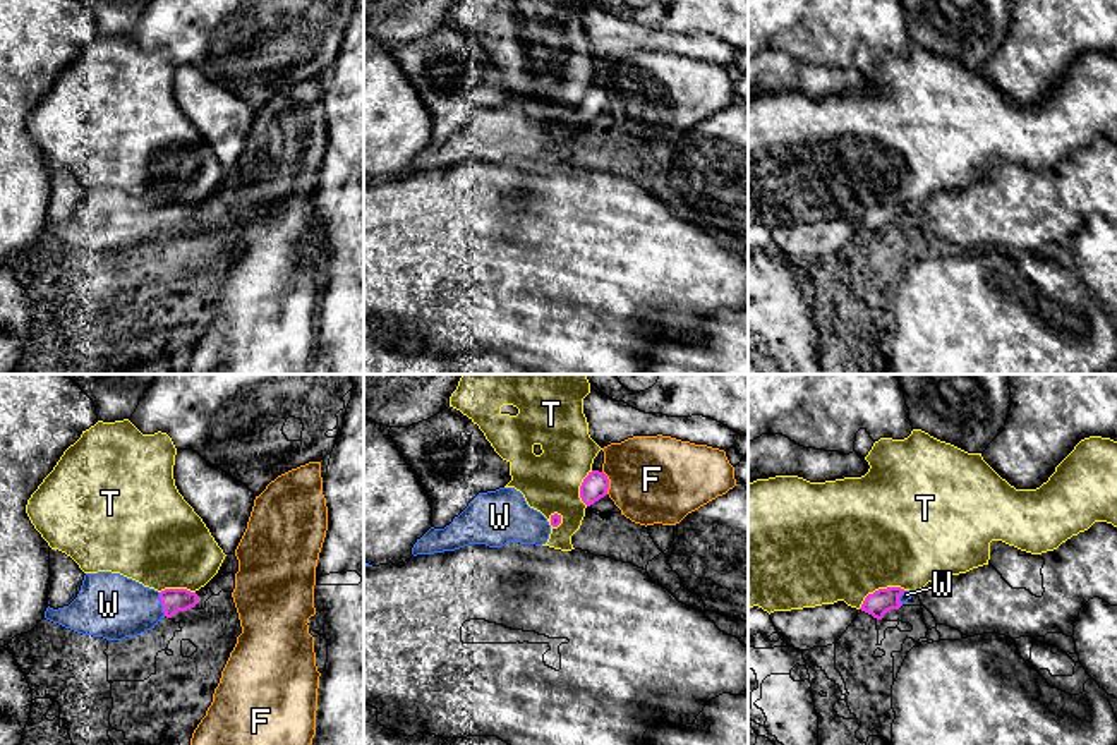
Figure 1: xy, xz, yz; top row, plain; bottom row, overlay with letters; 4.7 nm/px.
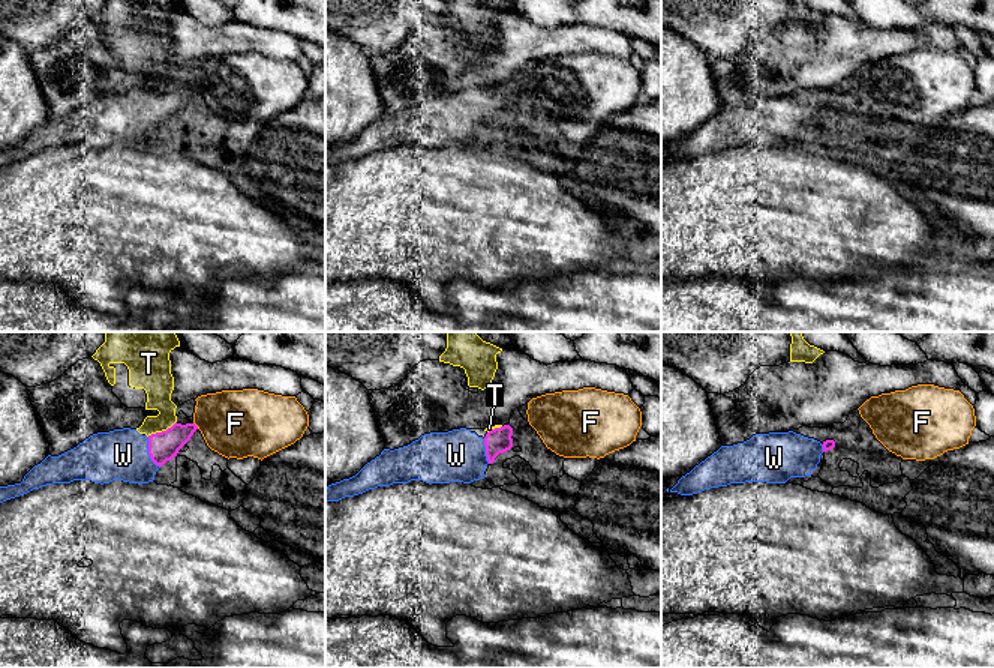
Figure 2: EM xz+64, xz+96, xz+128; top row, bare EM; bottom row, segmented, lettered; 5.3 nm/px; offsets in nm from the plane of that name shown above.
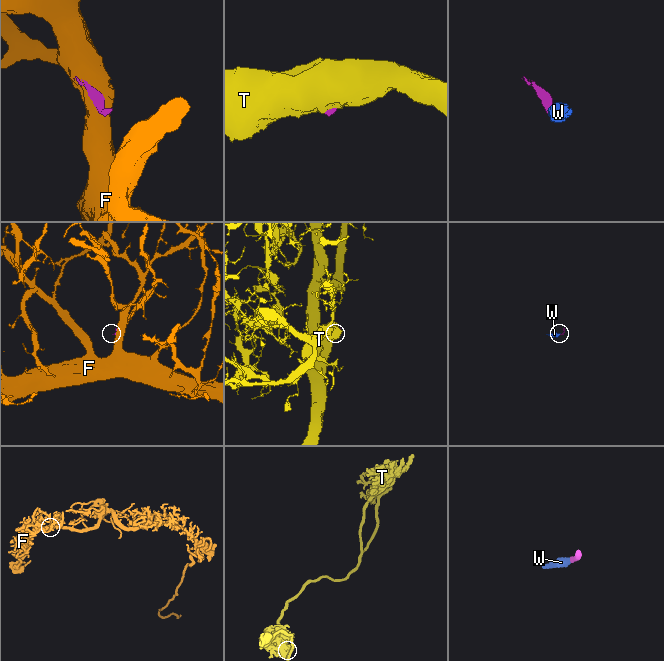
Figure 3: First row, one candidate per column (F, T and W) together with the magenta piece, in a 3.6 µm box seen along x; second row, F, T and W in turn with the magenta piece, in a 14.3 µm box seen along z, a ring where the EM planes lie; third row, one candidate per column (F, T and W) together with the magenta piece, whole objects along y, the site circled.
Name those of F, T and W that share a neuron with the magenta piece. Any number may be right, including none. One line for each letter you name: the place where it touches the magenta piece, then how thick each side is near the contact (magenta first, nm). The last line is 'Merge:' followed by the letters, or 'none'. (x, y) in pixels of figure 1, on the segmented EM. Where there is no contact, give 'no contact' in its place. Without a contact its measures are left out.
W: meets magenta in xy at (162, 605); 110 nm thick on the magenta side, 300 nm on the other
Merge: W

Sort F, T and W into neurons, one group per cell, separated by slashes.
F / T / W

